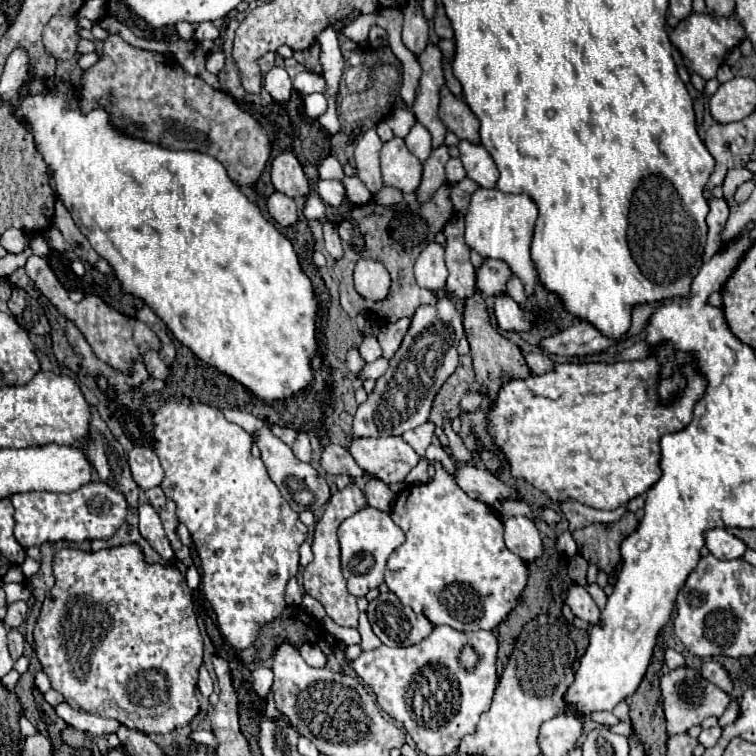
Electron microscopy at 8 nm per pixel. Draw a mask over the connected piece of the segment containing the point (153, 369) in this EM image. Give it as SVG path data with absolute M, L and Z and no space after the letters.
M146 349L142 355L142 363L146 365L148 373L156 379L164 379L168 375L168 365L160 359L160 355L154 349Z

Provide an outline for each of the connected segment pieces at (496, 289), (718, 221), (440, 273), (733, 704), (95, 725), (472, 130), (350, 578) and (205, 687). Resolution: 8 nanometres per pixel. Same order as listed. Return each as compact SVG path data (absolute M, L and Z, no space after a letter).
M486 259L486 263L476 271L476 285L486 295L498 295L504 291L510 273L512 271L504 261Z
M712 199L710 201L710 213L706 217L708 223L708 237L706 237L706 247L704 247L704 259L710 259L718 245L720 245L720 231L728 219L728 203L724 199Z
M428 243L426 249L418 255L414 263L416 283L424 289L438 291L446 285L446 265L444 265L444 247L438 243Z
M732 699L730 701L730 707L726 709L726 713L720 717L720 727L726 727L726 725L730 725L730 723L734 723L736 719L738 719L738 715L740 715L740 701L738 699Z
M60 703L56 707L56 713L70 727L74 727L78 731L84 731L84 733L90 733L90 735L110 735L110 733L116 733L116 729L120 727L120 723L116 719L90 715L86 711L74 711L68 703Z
M446 87L442 89L442 101L440 101L440 119L444 121L446 129L456 133L458 139L466 139L474 145L480 143L478 137L478 119L474 117L474 113L470 111L470 107L454 97Z
M366 507L348 517L338 527L338 539L342 551L342 575L348 583L348 591L356 597L362 597L370 589L376 589L380 583L384 583L386 561L392 551L404 543L404 533L388 513L378 513L378 509L374 507Z
M202 665L200 667L200 679L198 679L198 691L204 695L204 697L210 697L210 693L214 691L214 683L212 683L212 677L208 673L208 669Z

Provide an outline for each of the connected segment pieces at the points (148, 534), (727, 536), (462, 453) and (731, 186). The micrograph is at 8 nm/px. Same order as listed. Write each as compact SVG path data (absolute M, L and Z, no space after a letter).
M138 505L138 517L140 517L140 535L160 553L164 559L172 559L174 553L170 549L170 543L164 535L162 521L158 517L158 511L152 505Z
M712 529L706 533L706 547L710 549L710 553L722 561L732 561L732 559L740 559L744 557L744 553L748 551L748 545L734 537L732 533L728 533L726 529Z
M446 423L444 425L444 433L446 433L446 437L448 437L448 441L450 441L450 447L452 447L452 453L454 453L454 459L458 459L458 461L472 461L472 457L470 457L470 453L468 453L468 449L462 445L462 441L460 441L460 437L452 431L452 427L450 427L450 423Z
M742 167L742 169L730 169L728 171L728 175L726 175L726 179L724 179L724 197L728 199L728 195L738 187L738 185L742 185L744 181L748 181L748 179L752 179L752 173L746 169L746 167Z

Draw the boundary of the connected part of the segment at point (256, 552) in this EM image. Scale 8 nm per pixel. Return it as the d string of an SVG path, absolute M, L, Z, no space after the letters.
M166 401L154 411L152 425L150 445L164 469L160 487L166 497L176 503L176 515L192 535L200 555L206 599L216 611L218 627L226 641L236 649L248 649L256 643L262 625L282 615L286 607L284 587L286 581L298 573L298 547L306 541L308 529L268 477L262 459L252 457L252 437L242 427L226 421L220 409L204 403L184 405Z

